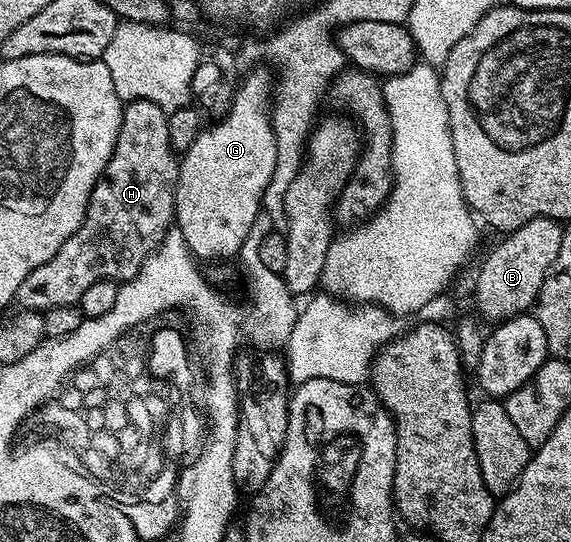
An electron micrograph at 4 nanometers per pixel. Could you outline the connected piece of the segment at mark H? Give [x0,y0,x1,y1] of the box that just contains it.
[16,98,179,312]

